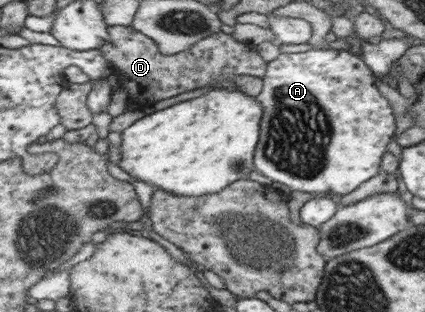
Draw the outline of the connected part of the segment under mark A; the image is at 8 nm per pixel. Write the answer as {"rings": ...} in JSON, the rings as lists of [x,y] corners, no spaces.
{"rings":[[[330,47],[280,53],[274,60],[267,62],[266,72],[261,78],[261,91],[255,96],[260,98],[260,104],[264,106],[264,126],[259,126],[260,146],[256,146],[258,173],[272,182],[288,186],[294,192],[332,192],[340,196],[376,176],[381,169],[384,148],[396,128],[392,108],[386,98],[378,94],[372,73],[358,55]]]}

